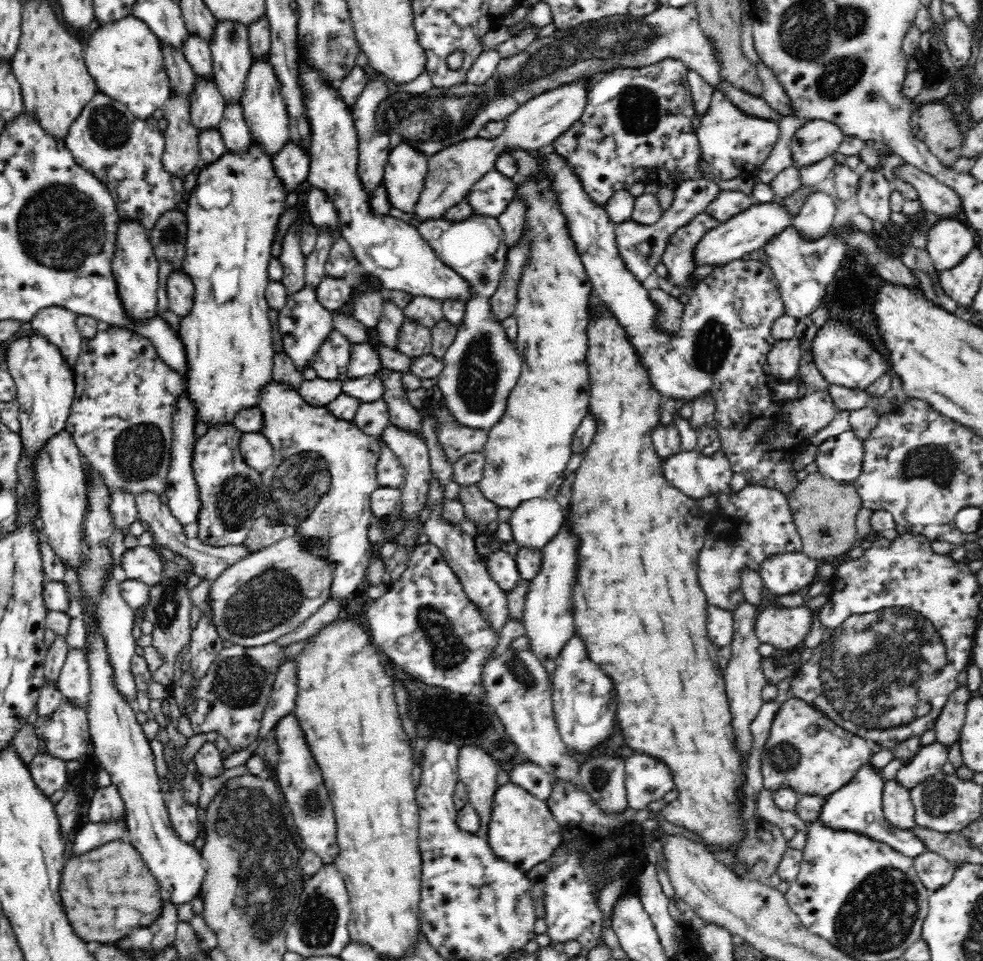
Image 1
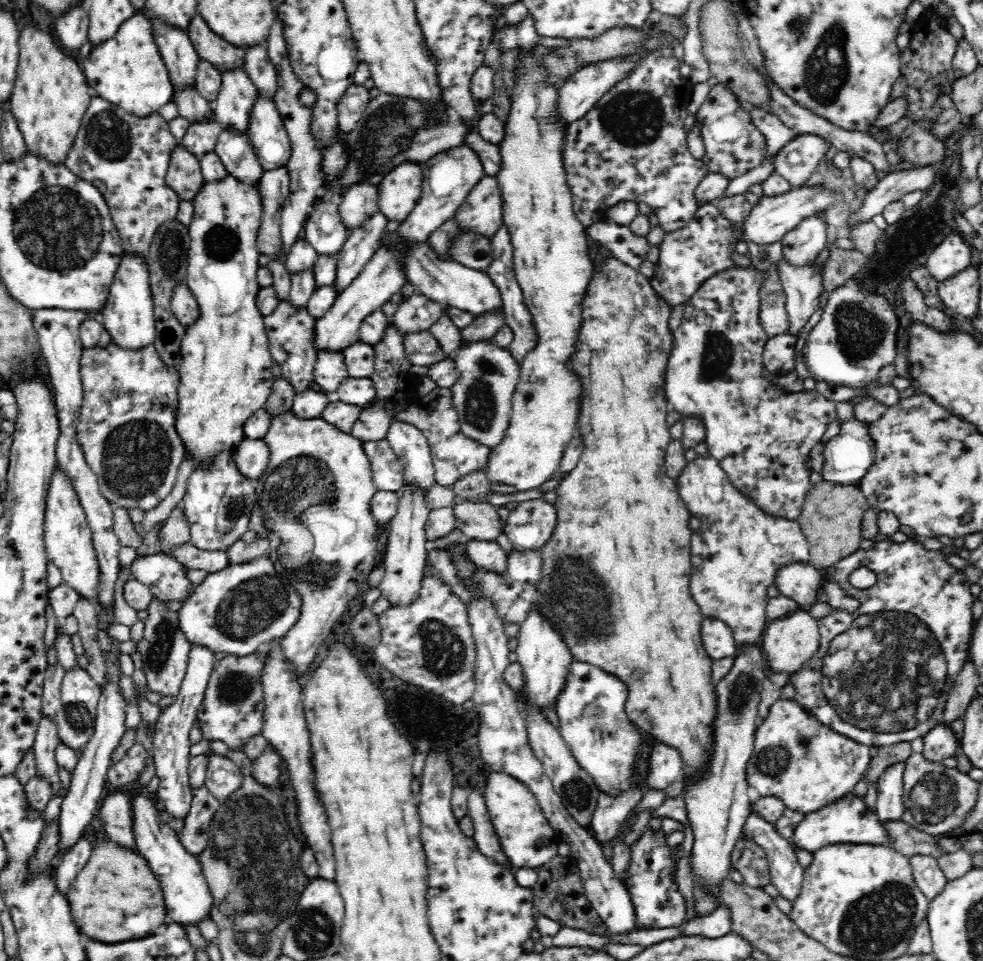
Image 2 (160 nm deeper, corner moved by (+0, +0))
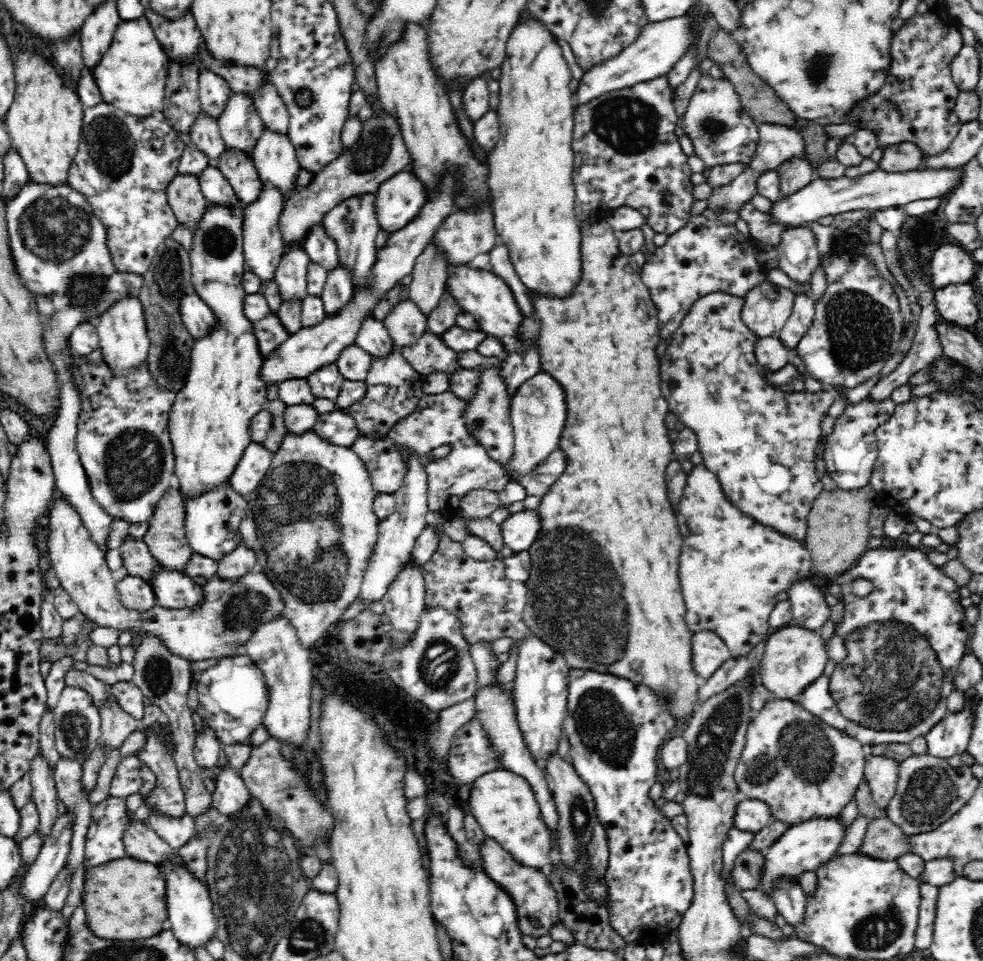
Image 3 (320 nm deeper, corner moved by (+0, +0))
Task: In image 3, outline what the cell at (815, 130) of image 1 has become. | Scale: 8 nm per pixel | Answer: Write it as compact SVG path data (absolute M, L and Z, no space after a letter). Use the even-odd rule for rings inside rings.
M789 160L777 169L780 180L780 199L802 191L814 180L813 168L807 160Z

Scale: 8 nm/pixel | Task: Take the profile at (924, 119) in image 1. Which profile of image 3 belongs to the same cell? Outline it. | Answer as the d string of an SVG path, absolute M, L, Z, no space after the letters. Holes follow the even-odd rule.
M904 142L883 150L883 156L877 163L878 170L896 173L919 169L925 161L925 156L914 144Z

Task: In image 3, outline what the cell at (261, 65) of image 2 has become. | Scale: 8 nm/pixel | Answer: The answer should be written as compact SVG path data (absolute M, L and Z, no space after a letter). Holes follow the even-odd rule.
M269 78L268 82L255 92L252 99L264 128L274 133L286 135L289 129L290 115Z

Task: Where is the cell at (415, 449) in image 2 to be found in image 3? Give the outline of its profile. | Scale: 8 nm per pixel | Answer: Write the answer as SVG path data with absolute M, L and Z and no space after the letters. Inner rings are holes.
M413 453L411 456L408 466L403 485L400 487L400 490L393 494L396 499L395 512L388 518L381 520L379 524L378 538L364 573L363 583L358 596L360 603L364 605L364 609L361 611L369 610L368 607L372 603L381 602L392 581L410 559L417 538L427 527L425 521L425 516L428 512L426 471L424 471L424 467L422 467L422 463L420 463L416 453Z

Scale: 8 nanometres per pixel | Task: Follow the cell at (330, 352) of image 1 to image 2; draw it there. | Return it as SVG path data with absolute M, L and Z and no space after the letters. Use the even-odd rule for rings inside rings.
M322 351L318 353L313 370L313 382L321 390L334 396L337 388L348 378L342 352Z

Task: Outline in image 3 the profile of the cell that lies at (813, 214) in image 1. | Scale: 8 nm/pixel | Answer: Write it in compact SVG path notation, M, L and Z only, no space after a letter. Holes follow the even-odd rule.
M794 227L784 232L776 247L782 272L798 285L810 284L820 261L814 233L808 227Z

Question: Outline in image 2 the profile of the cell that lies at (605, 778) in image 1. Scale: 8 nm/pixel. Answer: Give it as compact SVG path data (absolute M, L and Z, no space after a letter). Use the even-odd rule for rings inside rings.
M634 787L617 797L599 793L596 810L592 815L590 832L602 848L616 838L618 828L634 805L640 802L641 789L642 787Z

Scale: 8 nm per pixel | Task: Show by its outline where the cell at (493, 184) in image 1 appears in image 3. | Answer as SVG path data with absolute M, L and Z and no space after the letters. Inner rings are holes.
M478 206L476 210L468 210L468 212L460 210L456 214L447 216L446 221L443 221L440 227L436 228L436 232L432 234L432 241L429 244L444 251L448 264L455 266L470 262L482 252L489 252L498 242L493 210L488 206Z

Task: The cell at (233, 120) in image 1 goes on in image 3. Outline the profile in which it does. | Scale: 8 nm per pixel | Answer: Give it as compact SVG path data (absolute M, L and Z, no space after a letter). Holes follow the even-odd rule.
M226 150L218 162L219 172L228 180L242 205L250 206L263 190L252 156Z

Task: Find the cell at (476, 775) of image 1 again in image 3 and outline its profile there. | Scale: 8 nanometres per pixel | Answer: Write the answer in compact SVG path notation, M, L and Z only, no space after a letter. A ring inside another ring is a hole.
M488 837L480 846L483 860L483 869L488 878L496 882L496 885L506 891L514 904L516 915L518 915L518 929L522 934L531 934L535 938L548 935L554 925L561 923L560 901L556 891L553 889L546 869L524 866L514 860L514 857L494 839Z

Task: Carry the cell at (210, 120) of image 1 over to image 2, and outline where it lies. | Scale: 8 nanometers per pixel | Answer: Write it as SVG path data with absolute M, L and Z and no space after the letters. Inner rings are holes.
M215 119L211 123L192 123L186 134L180 140L183 148L197 160L202 160L206 154L215 152L218 135L222 132L220 123Z

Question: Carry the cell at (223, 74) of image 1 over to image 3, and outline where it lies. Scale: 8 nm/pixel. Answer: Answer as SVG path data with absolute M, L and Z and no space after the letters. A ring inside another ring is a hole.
M234 92L216 121L226 150L242 152L247 156L253 154L265 129L253 99Z

